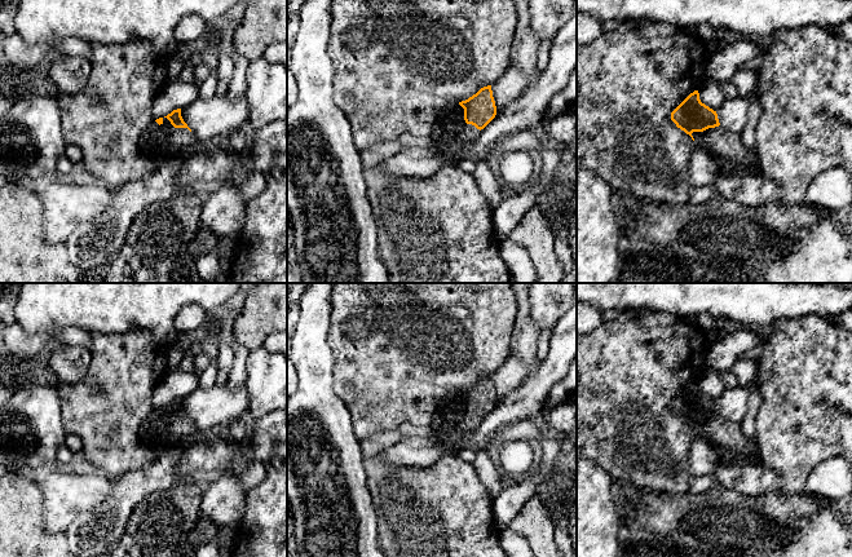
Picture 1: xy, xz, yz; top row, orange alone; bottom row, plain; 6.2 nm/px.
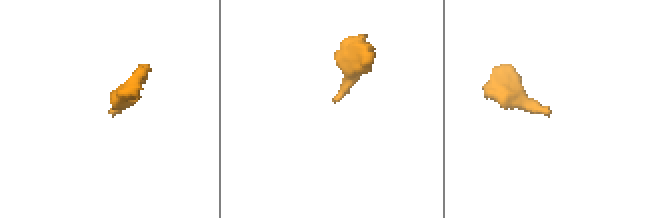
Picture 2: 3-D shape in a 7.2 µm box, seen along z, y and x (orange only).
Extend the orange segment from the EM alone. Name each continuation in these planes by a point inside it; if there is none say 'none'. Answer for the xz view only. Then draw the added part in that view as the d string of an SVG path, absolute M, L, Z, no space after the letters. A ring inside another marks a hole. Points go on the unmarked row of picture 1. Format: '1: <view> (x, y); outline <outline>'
1: xz (450, 421); outline M456 393L445 399L434 414L429 428L431 439L438 443L454 443L458 438L468 436L480 424L472 414L464 410L464 398Z

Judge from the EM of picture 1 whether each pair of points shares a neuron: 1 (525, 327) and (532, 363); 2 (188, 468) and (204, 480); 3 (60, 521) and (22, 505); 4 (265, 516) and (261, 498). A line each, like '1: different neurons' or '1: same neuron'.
1: same neuron
2: different neurons
3: different neurons
4: same neuron

